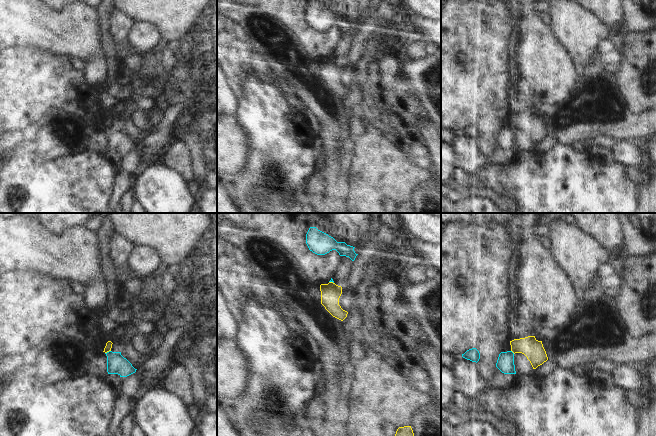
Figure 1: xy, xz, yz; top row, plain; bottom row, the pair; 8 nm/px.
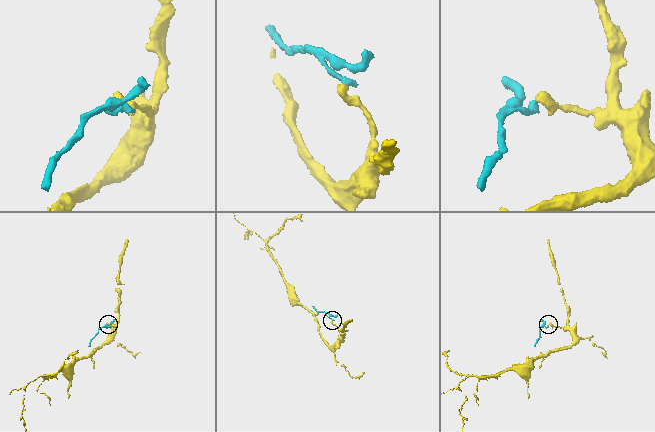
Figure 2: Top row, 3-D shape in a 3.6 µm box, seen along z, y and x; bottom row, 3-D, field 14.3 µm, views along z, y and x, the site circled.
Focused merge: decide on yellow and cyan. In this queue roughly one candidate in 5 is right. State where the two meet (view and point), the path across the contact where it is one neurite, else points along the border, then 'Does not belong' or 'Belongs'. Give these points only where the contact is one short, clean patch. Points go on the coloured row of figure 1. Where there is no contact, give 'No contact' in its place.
Touches yellow at xy (107, 351). Boundary: xy (110, 350), (105, 353). Does not belong.

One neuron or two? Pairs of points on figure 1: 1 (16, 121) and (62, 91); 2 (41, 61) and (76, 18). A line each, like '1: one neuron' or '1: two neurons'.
1: one neuron
2: two neurons

